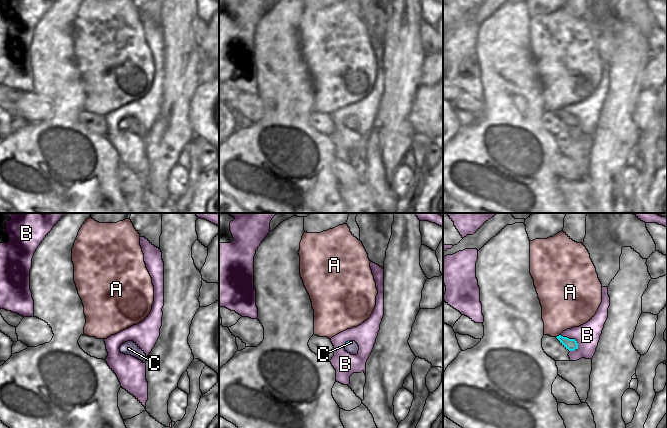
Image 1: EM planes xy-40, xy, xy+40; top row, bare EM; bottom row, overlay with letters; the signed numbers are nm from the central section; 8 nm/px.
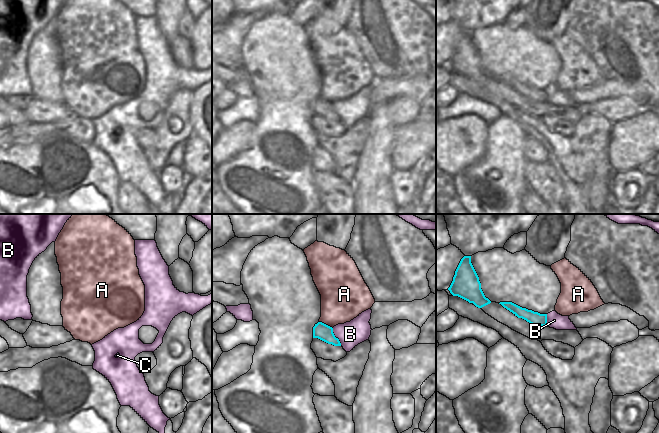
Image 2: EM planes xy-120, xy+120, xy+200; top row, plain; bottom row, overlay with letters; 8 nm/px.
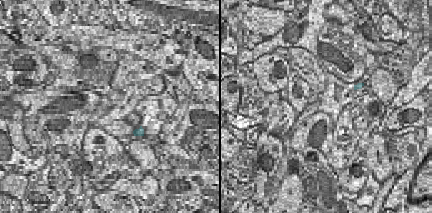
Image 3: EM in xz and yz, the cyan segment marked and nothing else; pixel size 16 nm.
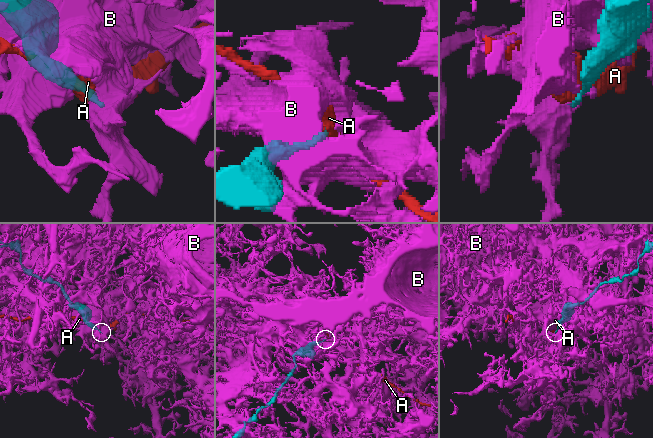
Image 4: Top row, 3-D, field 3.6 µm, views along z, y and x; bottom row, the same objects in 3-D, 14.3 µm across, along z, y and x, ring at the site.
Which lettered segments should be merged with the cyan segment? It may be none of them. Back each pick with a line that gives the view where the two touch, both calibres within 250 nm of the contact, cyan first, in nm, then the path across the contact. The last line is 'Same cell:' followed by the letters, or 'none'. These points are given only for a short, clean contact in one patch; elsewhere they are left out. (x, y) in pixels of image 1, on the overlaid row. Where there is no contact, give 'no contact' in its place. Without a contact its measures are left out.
C: xy | 20/100 nm | across xy (348, 341), (346, 344), (352, 347)
Same cell: C

